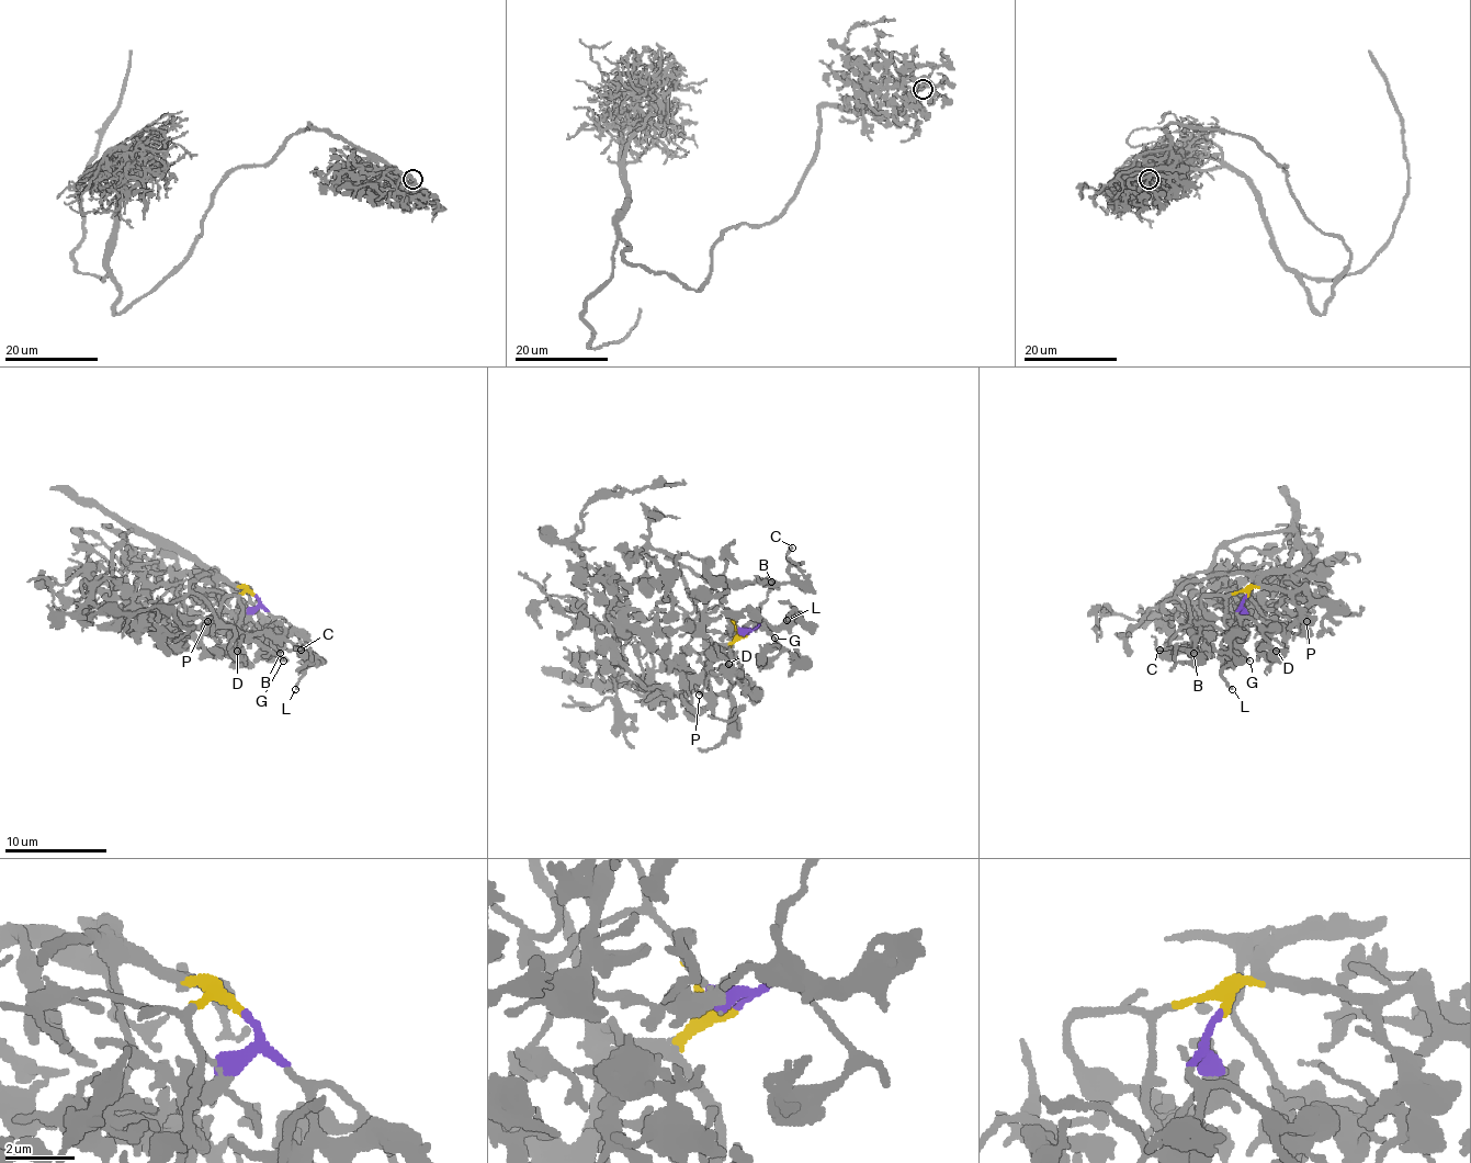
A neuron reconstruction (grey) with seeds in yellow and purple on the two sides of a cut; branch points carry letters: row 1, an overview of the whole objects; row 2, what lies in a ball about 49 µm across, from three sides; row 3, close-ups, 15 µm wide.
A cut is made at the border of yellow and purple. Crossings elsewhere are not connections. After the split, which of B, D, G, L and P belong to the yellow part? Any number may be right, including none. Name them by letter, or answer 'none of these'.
B, D, P

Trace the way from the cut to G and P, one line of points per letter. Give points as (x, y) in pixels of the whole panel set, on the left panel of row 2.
G: (256, 595), (271, 616), (275, 628), (273, 651), (283, 662)
P: (256, 595), (235, 585), (217, 585), (222, 608), (219, 618), (217, 623), (206, 620)

